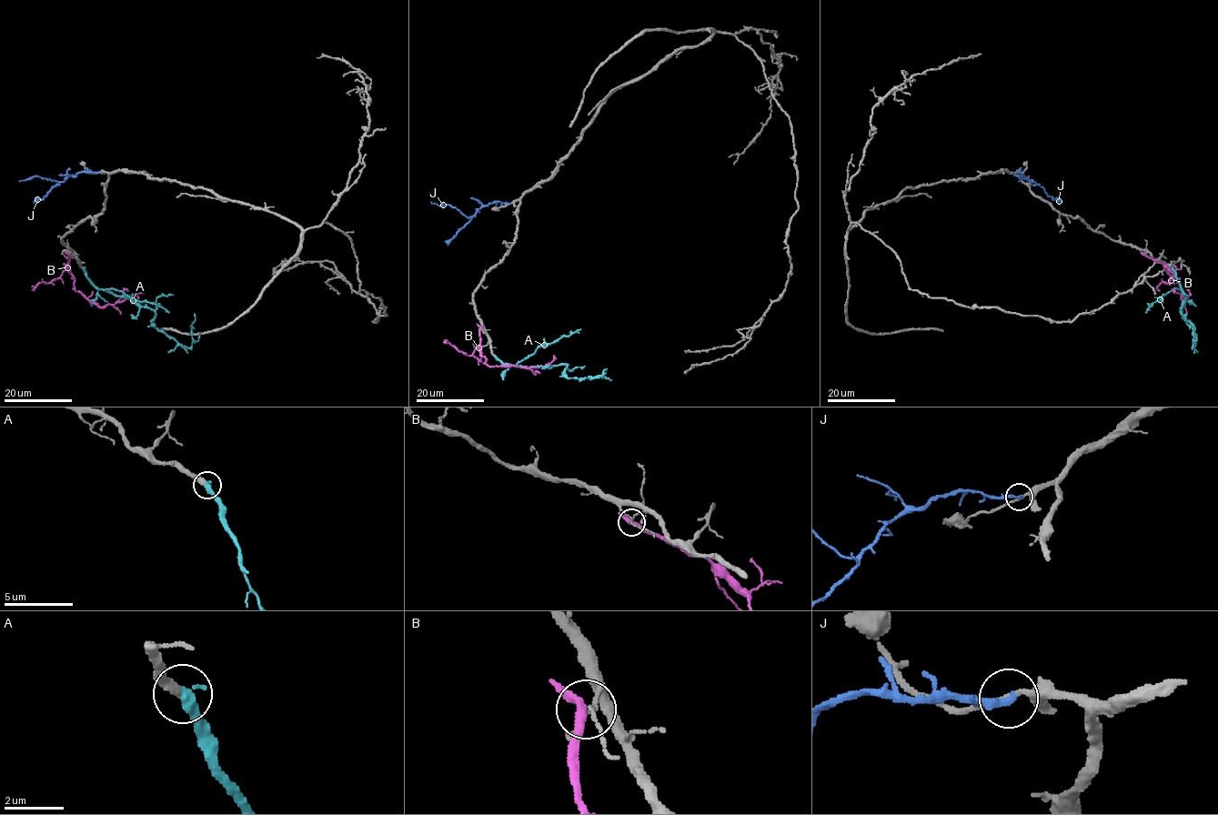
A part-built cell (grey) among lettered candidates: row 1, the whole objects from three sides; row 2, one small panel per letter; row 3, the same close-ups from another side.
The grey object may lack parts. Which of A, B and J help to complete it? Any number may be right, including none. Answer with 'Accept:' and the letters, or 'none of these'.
Accept: A

